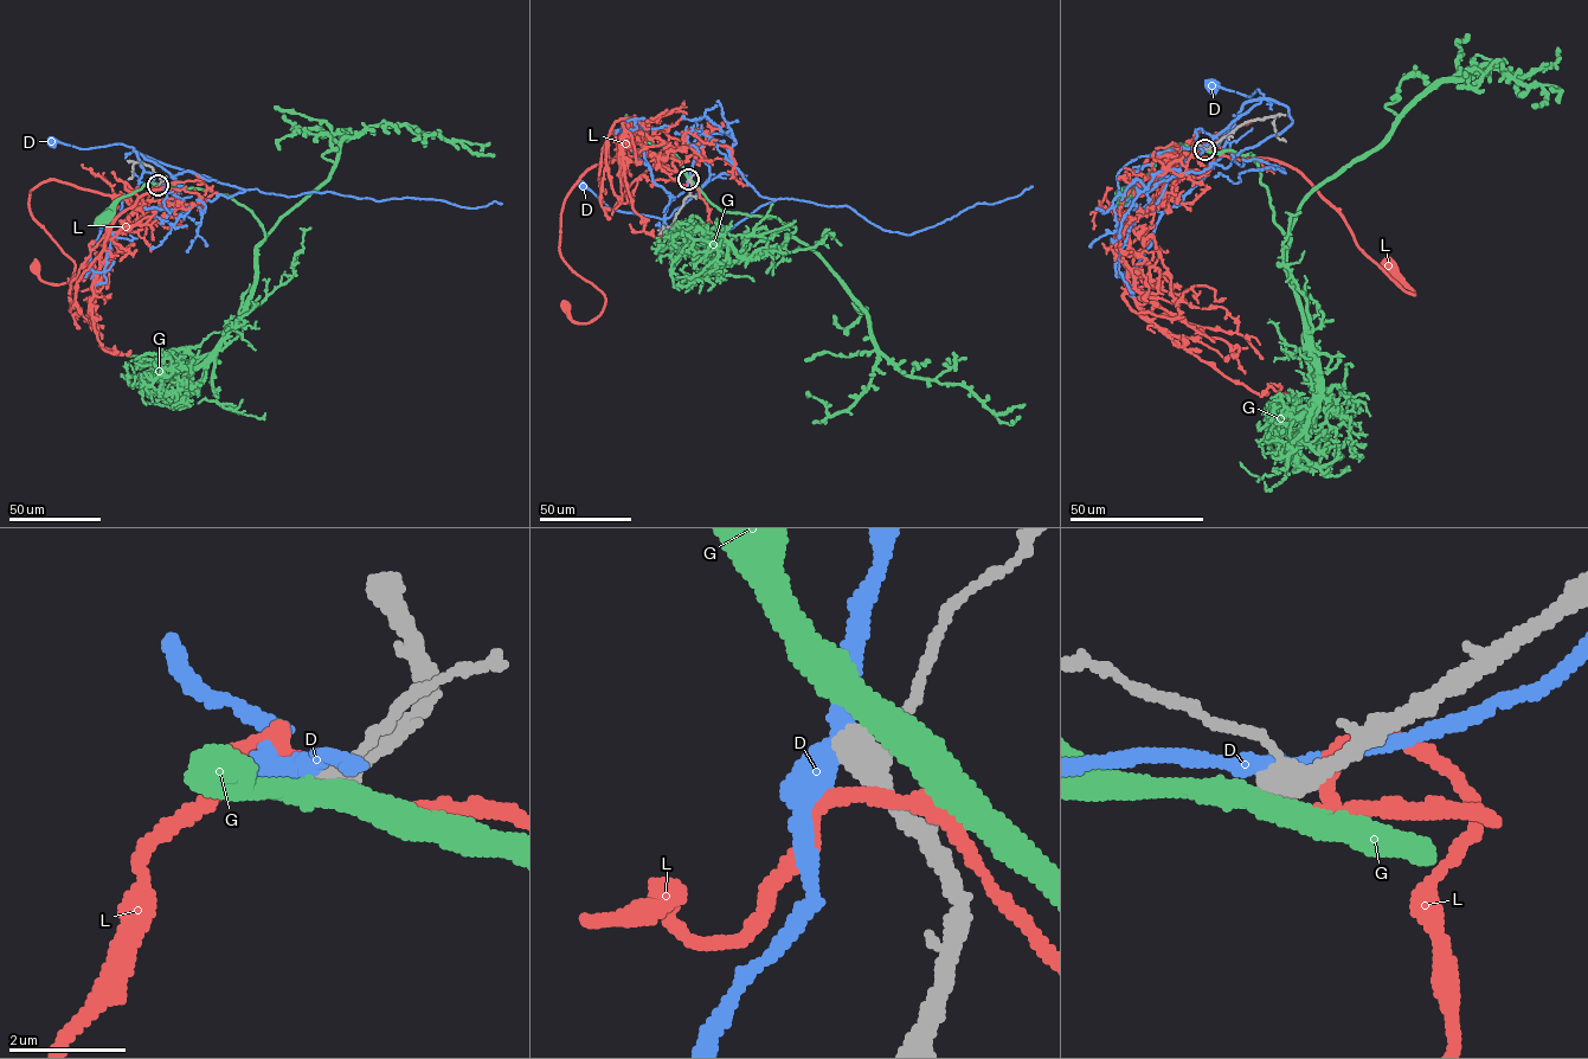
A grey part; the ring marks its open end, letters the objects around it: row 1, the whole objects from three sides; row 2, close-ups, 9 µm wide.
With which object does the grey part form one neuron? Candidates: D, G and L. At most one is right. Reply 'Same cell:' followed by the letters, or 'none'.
Same cell: none

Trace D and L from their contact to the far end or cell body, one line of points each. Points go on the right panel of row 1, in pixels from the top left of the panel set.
D: (1206, 149), (1215, 146), (1230, 129), (1242, 106), (1264, 95), (1258, 89), (1248, 96), (1213, 85)
L: (1207, 149), (1212, 166), (1198, 178), (1169, 165), (1195, 141), (1281, 161), (1413, 294), (1388, 267)

